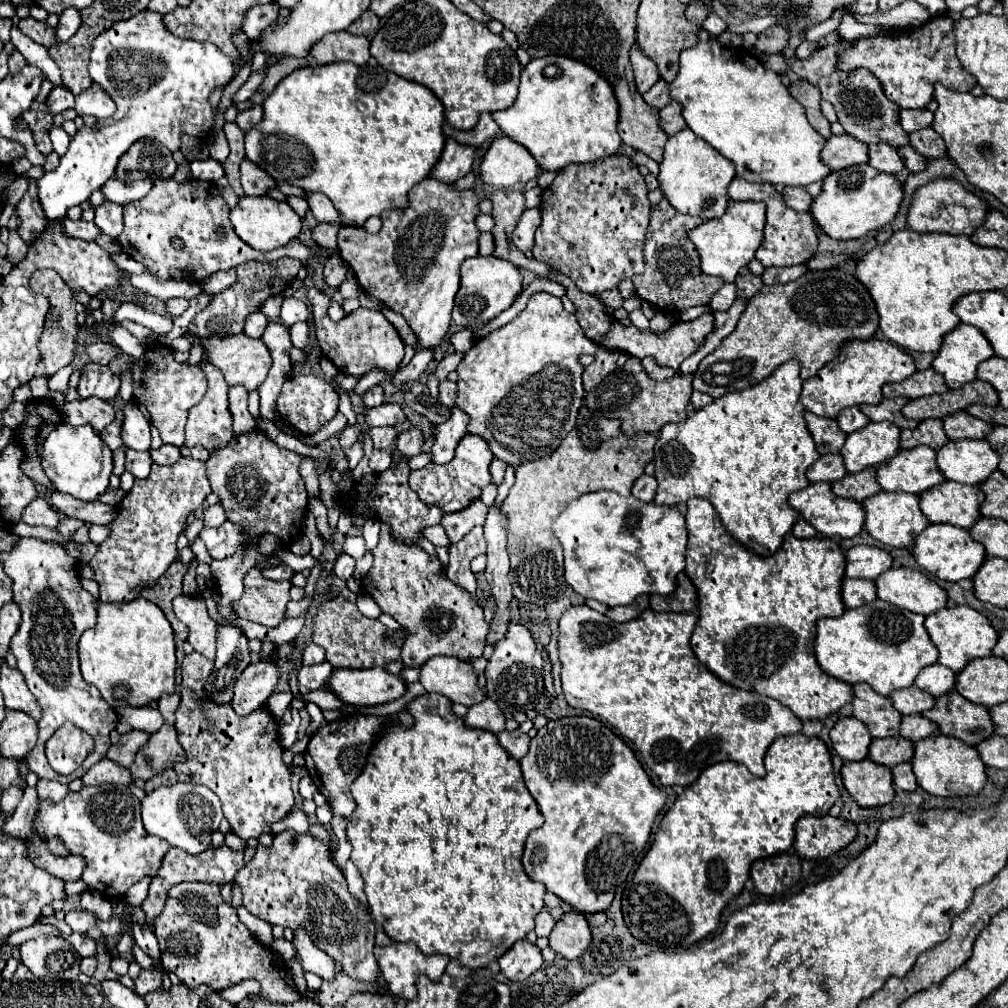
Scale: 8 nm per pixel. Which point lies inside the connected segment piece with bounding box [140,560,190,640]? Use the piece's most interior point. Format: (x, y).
(162, 593)

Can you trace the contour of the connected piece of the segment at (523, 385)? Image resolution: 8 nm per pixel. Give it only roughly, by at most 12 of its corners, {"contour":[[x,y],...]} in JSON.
{"contour":[[532,294],[456,368],[468,432],[512,466],[576,426],[582,354],[560,298]]}

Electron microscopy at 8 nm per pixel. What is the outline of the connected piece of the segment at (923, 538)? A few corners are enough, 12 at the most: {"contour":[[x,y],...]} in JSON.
{"contour":[[930,524],[912,554],[948,582],[972,578],[980,542],[952,524]]}

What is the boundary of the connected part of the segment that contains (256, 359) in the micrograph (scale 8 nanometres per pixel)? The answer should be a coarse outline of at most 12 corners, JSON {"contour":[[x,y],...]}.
{"contour":[[208,338],[228,386],[258,386],[272,368],[262,338]]}

